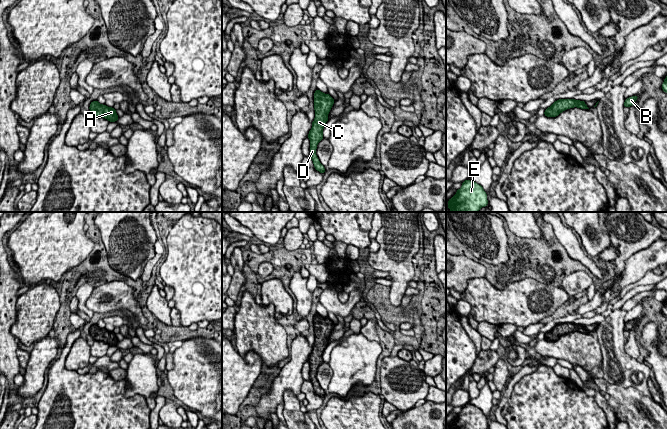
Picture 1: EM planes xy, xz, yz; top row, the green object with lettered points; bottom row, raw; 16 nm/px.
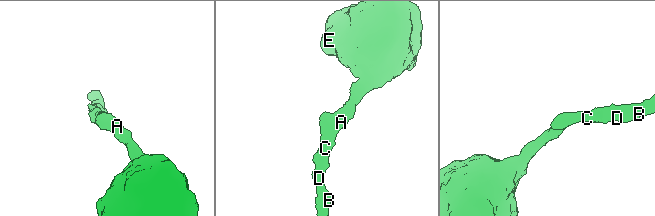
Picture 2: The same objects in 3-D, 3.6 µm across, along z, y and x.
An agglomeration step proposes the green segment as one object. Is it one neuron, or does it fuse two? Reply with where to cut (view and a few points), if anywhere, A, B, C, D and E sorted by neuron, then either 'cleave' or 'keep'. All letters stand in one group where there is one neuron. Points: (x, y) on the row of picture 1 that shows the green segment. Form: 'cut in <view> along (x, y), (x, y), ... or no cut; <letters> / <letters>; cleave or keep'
no cut; A B C D E; keep

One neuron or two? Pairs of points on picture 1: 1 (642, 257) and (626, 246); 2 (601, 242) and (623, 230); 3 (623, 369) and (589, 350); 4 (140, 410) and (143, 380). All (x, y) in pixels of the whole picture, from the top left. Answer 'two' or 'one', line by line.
1: two
2: two
3: two
4: two

